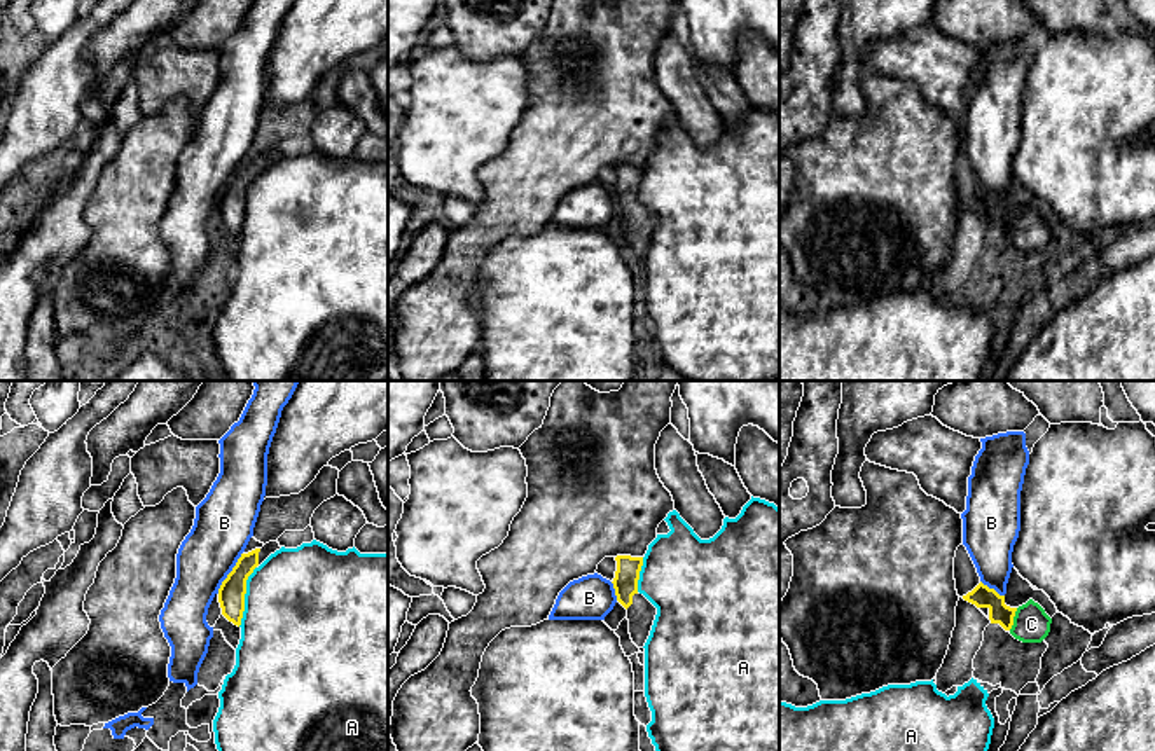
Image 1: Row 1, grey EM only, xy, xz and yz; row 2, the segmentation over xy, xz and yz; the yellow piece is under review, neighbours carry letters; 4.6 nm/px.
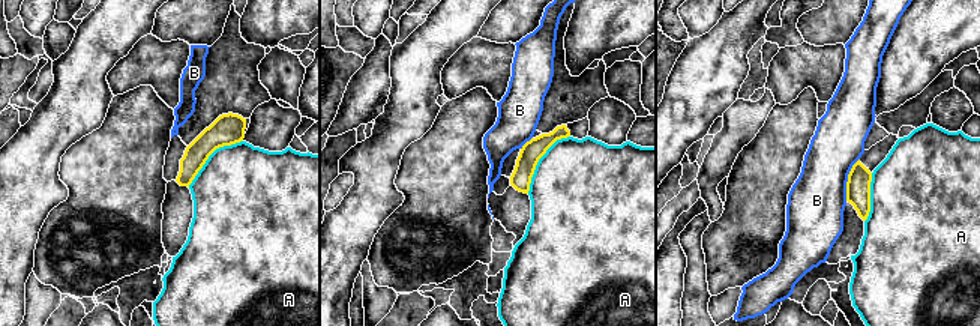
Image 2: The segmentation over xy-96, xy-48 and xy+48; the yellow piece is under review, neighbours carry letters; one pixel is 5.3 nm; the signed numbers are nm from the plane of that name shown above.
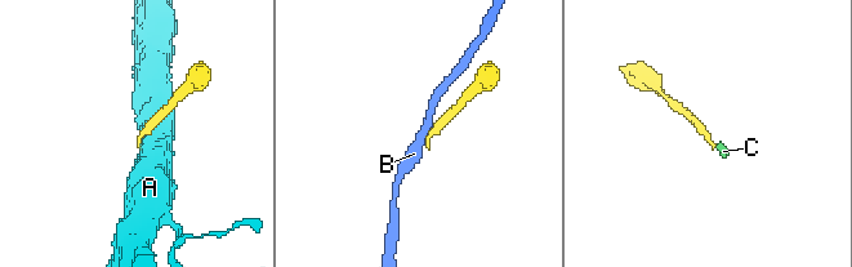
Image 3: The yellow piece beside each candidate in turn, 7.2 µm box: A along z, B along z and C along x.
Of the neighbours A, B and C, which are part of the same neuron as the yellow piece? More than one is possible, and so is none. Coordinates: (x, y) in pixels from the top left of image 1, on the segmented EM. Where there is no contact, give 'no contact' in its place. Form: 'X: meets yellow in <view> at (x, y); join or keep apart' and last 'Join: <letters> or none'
A: meets yellow in xy at (243, 596); keep apart
B: meets yellow in xy at (229, 573); keep apart
C: meets yellow in yz at (1012, 619); join
Join: C

